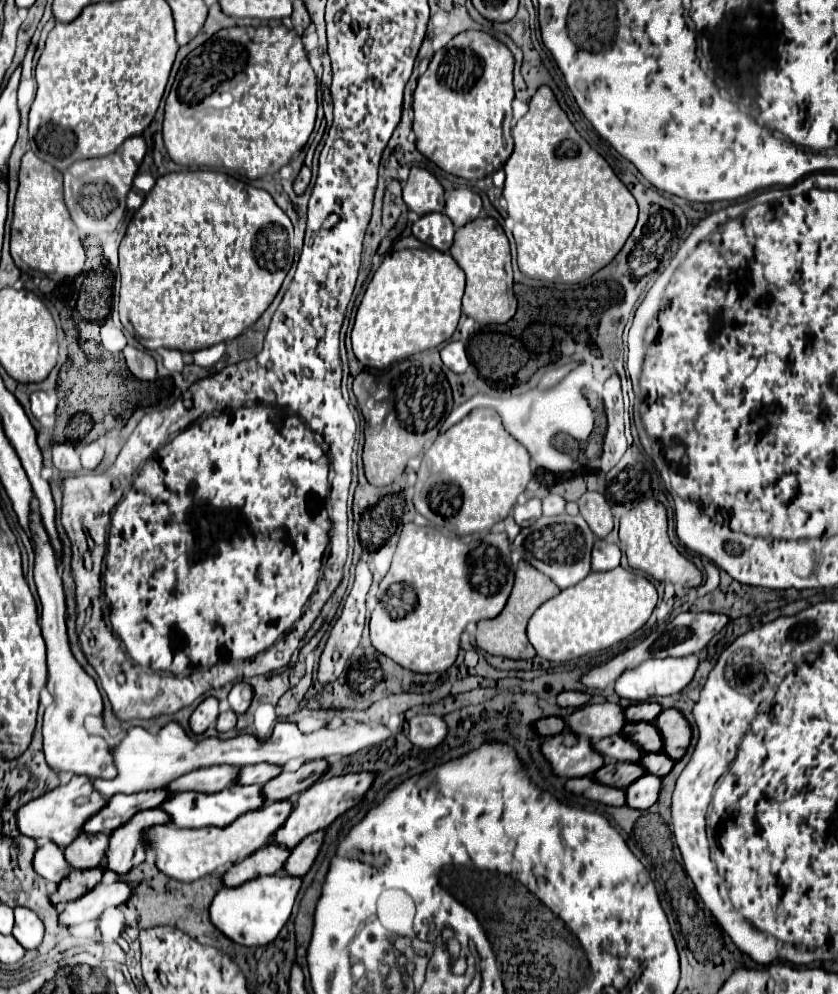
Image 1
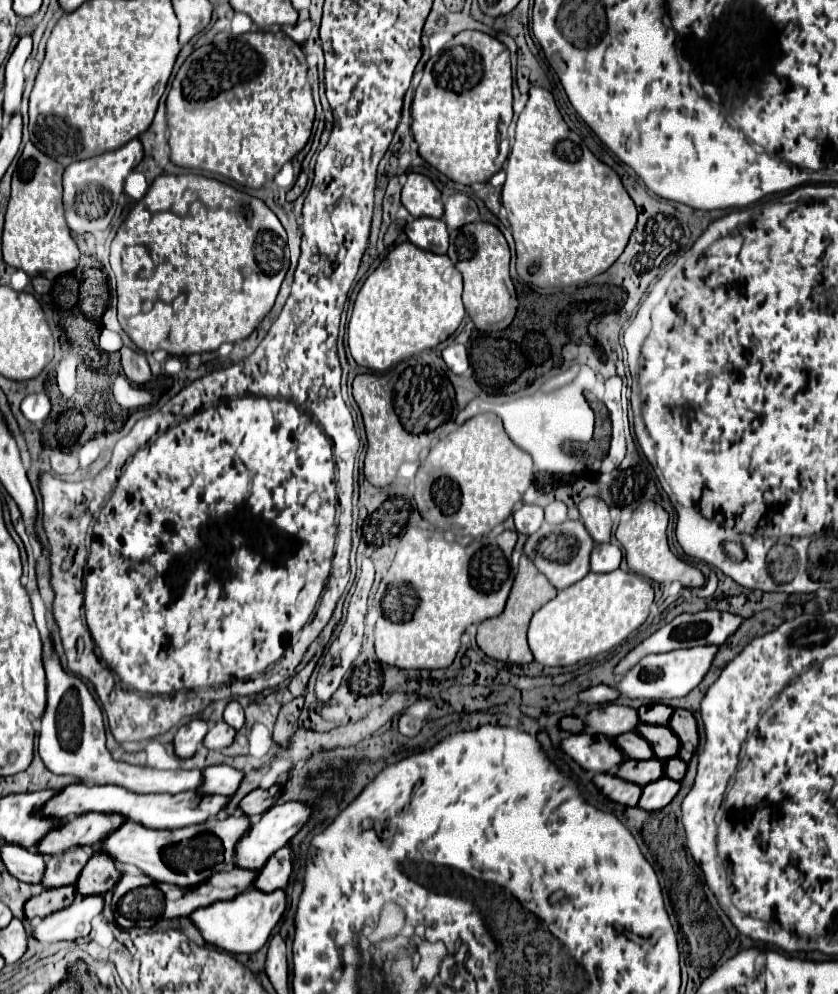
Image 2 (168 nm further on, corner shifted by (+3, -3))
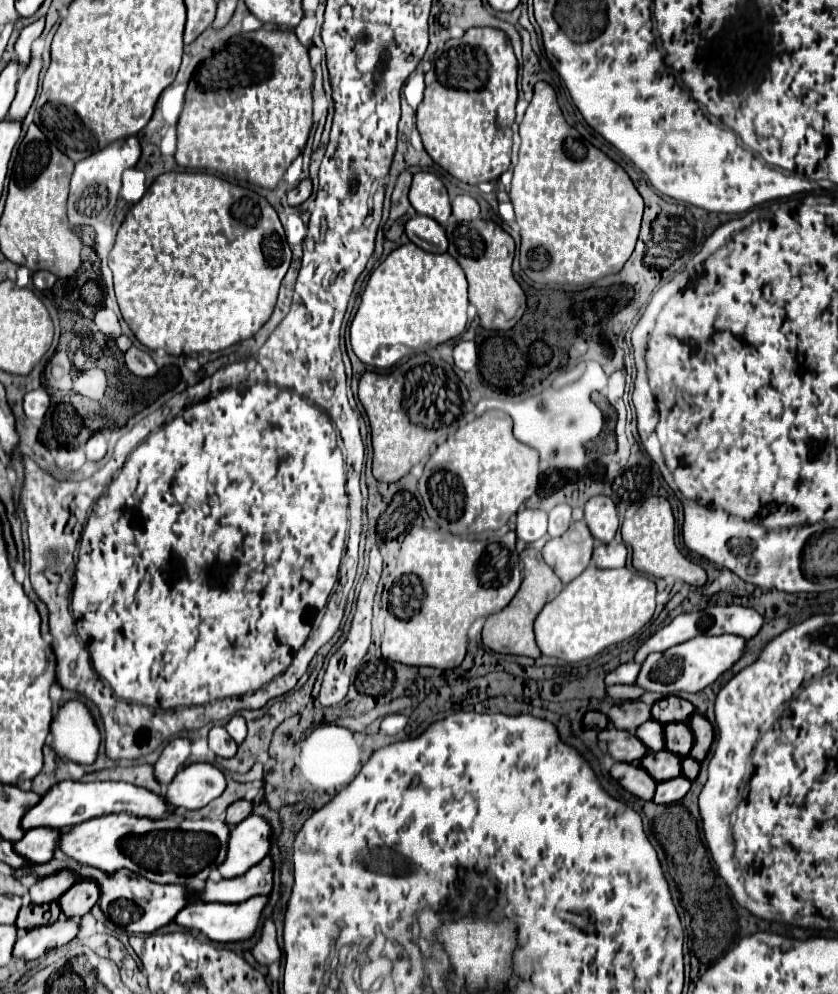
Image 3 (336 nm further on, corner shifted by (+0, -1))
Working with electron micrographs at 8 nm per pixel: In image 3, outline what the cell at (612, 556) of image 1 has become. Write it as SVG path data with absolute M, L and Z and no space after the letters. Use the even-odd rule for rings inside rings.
M609 542L609 544L597 544L593 550L593 564L597 568L623 568L627 558L625 544Z

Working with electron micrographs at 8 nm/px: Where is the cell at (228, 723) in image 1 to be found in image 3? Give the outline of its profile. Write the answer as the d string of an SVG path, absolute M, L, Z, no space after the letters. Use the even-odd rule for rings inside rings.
M213 726L209 732L209 750L213 750L221 758L231 758L237 752L237 742L229 738L223 726Z

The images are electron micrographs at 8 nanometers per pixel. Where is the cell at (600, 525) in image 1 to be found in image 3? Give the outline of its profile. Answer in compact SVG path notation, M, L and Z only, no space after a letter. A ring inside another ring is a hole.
M607 496L589 498L585 504L585 522L587 522L591 534L599 542L603 542L603 544L611 542L615 538L615 532L619 526L613 500Z

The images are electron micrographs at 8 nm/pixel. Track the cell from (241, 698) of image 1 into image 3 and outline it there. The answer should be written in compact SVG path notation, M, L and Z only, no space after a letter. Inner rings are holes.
M231 716L231 720L227 722L225 728L227 728L229 736L231 736L237 744L241 744L241 742L245 740L245 734L247 734L247 722L245 722L243 716Z

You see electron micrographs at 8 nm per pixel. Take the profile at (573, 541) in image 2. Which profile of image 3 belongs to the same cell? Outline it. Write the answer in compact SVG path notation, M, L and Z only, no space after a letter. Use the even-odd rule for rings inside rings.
M583 520L573 522L565 534L551 538L541 550L543 560L561 578L563 584L569 584L589 566L591 552L593 536Z

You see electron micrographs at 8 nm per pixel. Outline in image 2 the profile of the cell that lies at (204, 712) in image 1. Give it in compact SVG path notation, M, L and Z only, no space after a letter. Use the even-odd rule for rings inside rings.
M192 720L192 722L184 724L174 736L174 754L182 760L194 756L198 744L204 740L206 732L208 732L208 726L204 720Z

